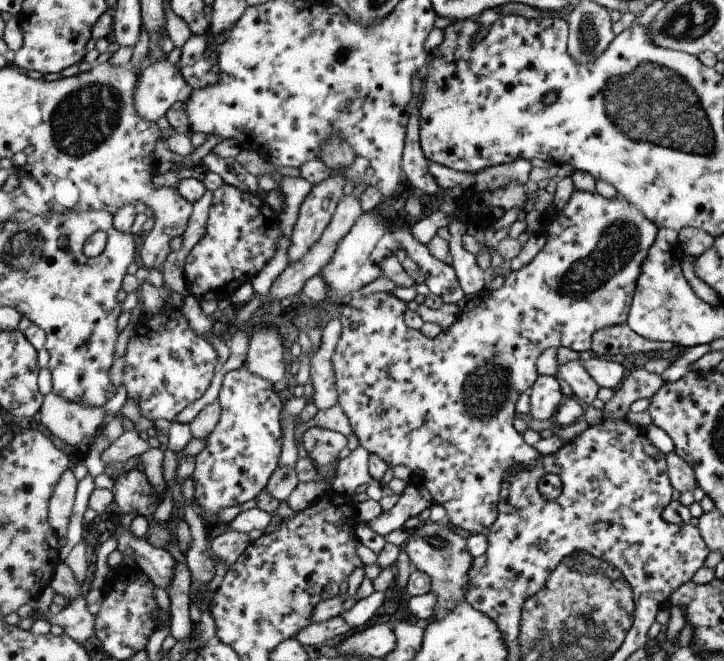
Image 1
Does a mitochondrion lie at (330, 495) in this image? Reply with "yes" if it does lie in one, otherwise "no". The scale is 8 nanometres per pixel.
no

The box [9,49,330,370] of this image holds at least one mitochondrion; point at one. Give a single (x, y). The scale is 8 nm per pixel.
(86, 118)

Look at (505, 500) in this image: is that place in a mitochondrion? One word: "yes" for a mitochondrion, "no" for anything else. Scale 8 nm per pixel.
no

